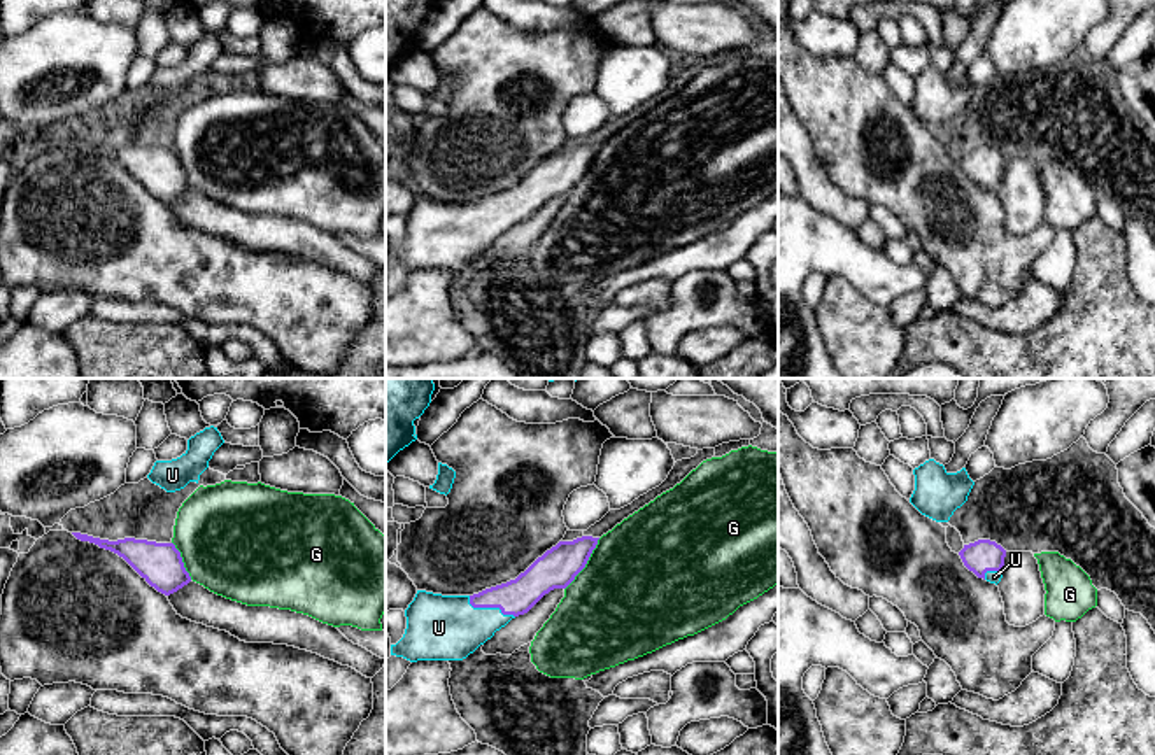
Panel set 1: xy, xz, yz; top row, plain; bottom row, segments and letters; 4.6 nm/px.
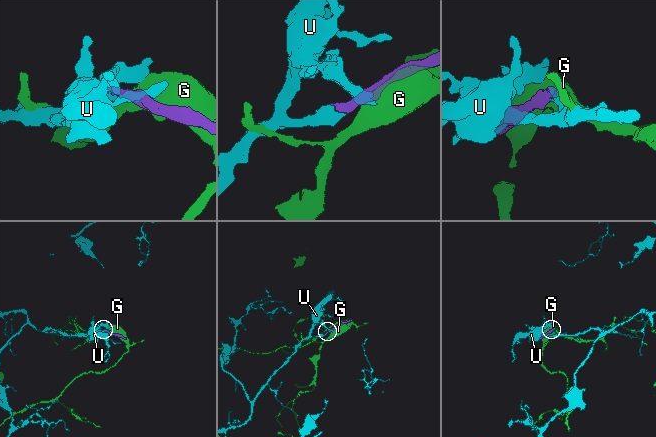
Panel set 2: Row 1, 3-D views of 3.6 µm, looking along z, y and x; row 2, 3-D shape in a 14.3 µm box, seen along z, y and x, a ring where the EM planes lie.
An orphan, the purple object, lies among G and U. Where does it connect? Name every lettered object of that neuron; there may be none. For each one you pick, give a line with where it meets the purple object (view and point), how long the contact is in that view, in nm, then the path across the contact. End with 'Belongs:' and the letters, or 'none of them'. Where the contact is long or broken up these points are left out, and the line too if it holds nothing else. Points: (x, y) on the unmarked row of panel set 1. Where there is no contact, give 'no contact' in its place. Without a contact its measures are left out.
U: contact xz (489, 214); length 240 nm
Belongs: U

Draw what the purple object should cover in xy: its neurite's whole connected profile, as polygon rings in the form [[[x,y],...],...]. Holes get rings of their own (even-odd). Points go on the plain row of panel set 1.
[[[72,140],[81,149],[89,149],[100,156],[123,165],[151,194],[170,203],[191,189],[184,175],[181,159],[174,151],[156,151],[147,147],[124,145],[117,149],[100,147],[81,140]]]

